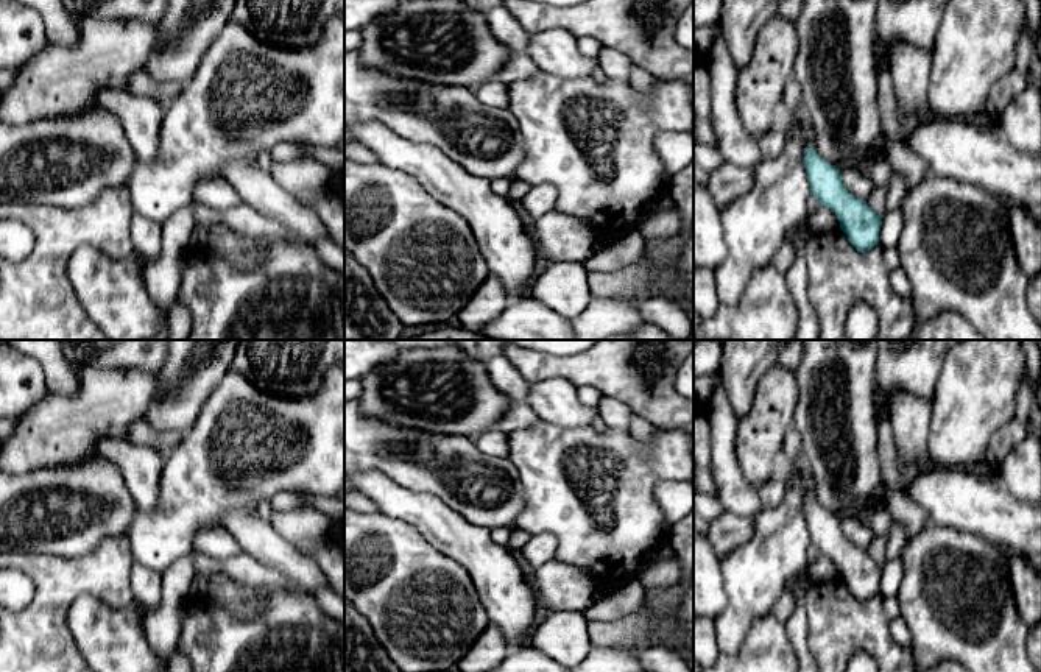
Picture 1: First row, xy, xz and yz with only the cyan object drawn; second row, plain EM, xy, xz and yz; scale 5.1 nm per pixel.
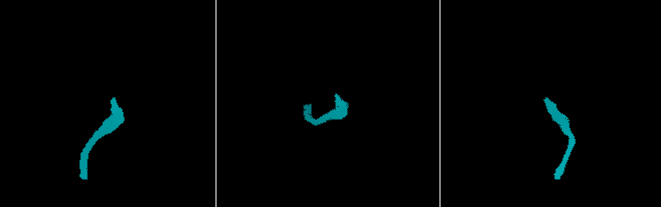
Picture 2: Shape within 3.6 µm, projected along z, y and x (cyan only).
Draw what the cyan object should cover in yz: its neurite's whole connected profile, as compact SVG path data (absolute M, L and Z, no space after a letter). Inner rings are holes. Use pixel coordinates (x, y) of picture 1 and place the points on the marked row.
M809 134L804 140L804 167L812 195L837 215L840 229L857 251L870 251L879 245L880 217L866 201L846 190L840 170L817 154Z

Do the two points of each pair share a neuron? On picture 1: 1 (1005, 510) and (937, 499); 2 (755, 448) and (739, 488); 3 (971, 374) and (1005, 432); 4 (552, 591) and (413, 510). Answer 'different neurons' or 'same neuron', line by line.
1: same neuron
2: different neurons
3: different neurons
4: different neurons

